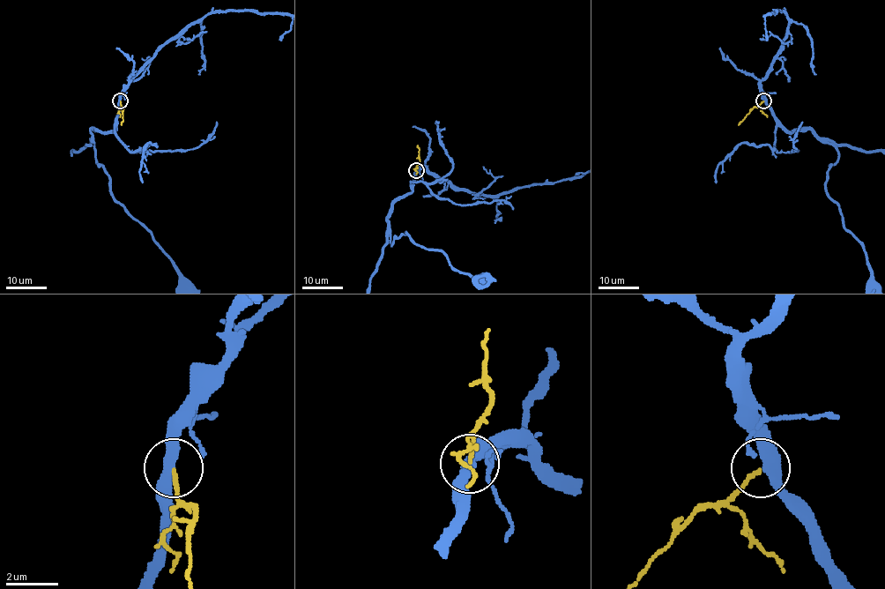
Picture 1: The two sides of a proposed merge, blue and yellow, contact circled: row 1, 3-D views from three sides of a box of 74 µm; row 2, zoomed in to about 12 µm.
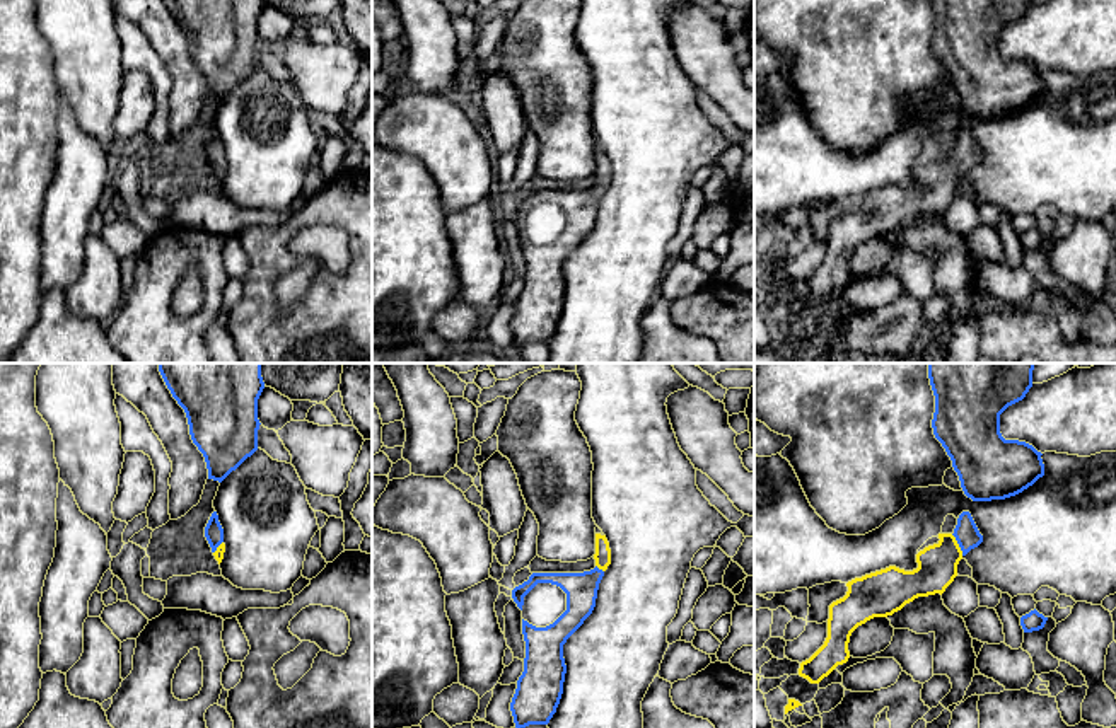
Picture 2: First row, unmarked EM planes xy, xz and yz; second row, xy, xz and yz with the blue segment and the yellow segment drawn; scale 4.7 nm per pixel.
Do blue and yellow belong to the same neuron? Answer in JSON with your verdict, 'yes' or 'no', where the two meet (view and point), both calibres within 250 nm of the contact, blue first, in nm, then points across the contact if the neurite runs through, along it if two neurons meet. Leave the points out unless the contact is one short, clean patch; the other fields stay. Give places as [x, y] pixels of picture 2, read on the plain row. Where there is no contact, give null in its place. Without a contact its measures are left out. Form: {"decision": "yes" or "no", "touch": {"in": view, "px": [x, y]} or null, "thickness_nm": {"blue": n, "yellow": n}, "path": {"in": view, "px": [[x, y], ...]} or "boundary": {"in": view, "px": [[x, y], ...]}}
{"decision": "yes", "touch": {"in": "yz", "px": [958, 161]}, "thickness_nm": {"blue": 120, "yellow": 190}, "path": {"in": "yz", "px": [[966, 150], [958, 161], [937, 183]]}}

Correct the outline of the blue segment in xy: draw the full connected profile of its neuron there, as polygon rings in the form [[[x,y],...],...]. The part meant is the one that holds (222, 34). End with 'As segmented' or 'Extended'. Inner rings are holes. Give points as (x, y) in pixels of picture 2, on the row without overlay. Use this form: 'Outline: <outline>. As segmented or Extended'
Outline: [[[166,0],[184,27],[208,97],[222,101],[258,68],[258,17],[264,0]]]. As segmented

